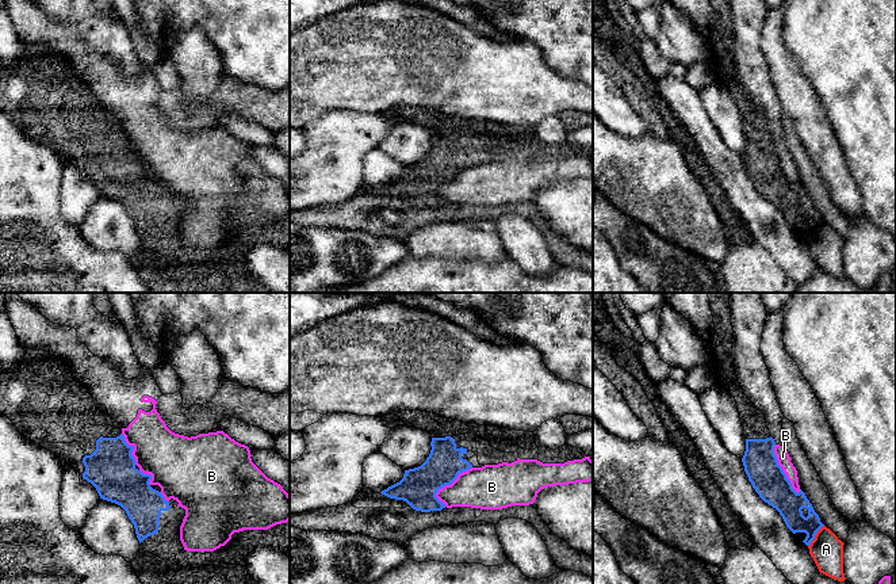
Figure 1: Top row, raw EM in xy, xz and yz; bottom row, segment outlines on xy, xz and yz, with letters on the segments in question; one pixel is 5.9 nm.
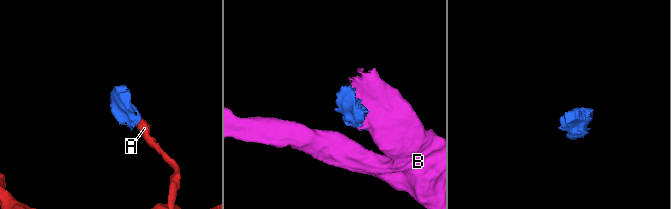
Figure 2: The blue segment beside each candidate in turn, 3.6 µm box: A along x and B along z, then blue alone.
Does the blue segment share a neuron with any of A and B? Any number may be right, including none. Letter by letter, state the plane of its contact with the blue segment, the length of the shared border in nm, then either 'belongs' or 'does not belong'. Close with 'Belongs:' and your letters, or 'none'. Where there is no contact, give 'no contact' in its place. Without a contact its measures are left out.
A: yz | 160 nm | does not belong
B: xz | 280 nm | does not belong
Belongs: none

